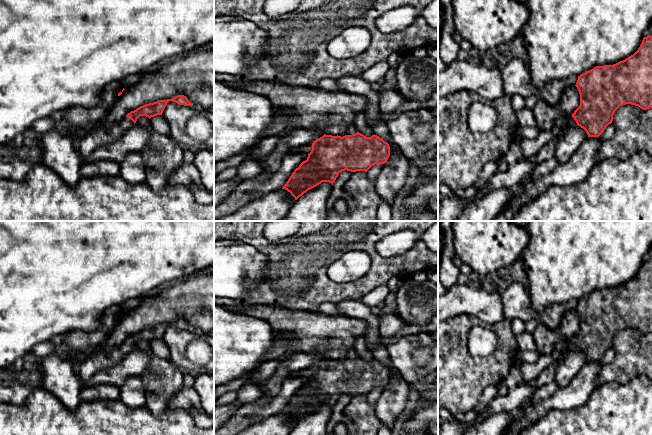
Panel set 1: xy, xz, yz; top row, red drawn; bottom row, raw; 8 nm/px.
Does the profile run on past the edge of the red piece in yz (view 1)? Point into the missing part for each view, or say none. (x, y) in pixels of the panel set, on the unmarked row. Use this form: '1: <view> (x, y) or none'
1: yz (571, 347)

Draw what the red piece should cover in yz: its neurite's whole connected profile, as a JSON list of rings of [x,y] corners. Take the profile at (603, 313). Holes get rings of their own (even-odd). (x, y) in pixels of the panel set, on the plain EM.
[[[652,260],[644,261],[638,274],[628,282],[613,289],[596,290],[578,300],[575,309],[580,318],[580,329],[569,340],[563,353],[580,350],[588,361],[599,361],[606,351],[612,347],[615,335],[623,329],[631,328],[643,334],[652,332]]]

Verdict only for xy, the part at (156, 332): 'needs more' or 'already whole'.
needs more

